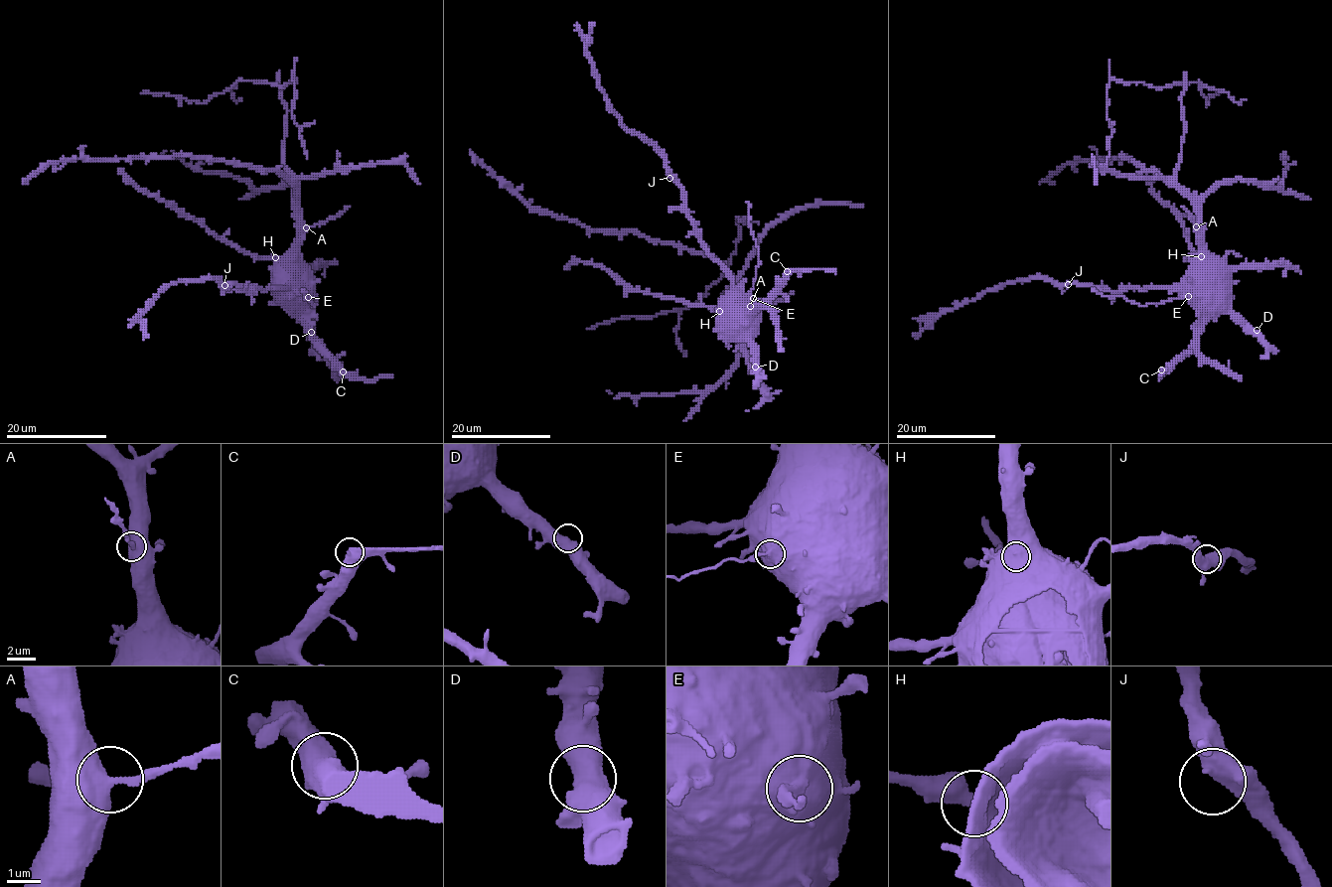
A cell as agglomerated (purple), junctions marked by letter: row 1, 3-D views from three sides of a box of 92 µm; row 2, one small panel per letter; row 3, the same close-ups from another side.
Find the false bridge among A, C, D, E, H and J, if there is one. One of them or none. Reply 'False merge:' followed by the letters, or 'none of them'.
False merge: E

